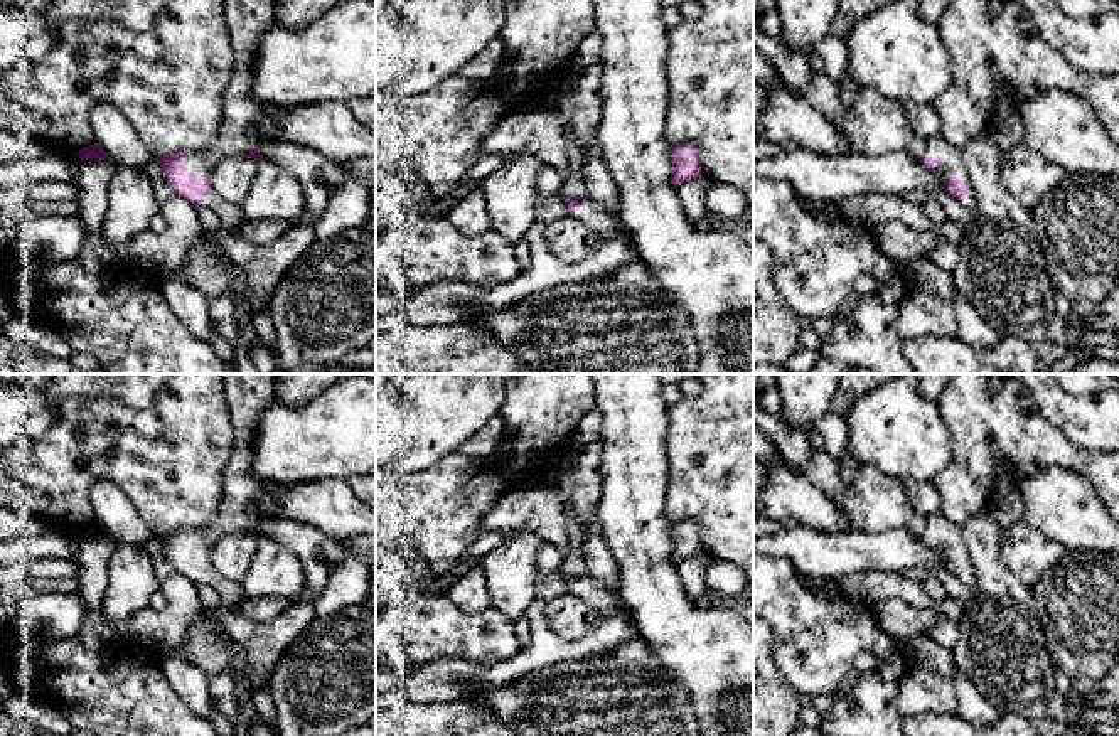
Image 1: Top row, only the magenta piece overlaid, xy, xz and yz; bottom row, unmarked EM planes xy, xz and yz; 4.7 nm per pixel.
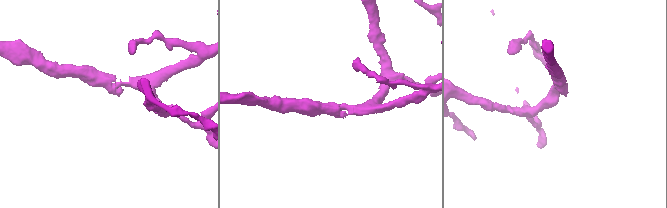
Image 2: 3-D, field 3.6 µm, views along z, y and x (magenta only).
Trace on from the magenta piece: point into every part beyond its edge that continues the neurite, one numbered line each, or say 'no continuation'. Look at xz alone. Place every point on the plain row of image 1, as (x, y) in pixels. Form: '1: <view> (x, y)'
1: xz (594, 592)

